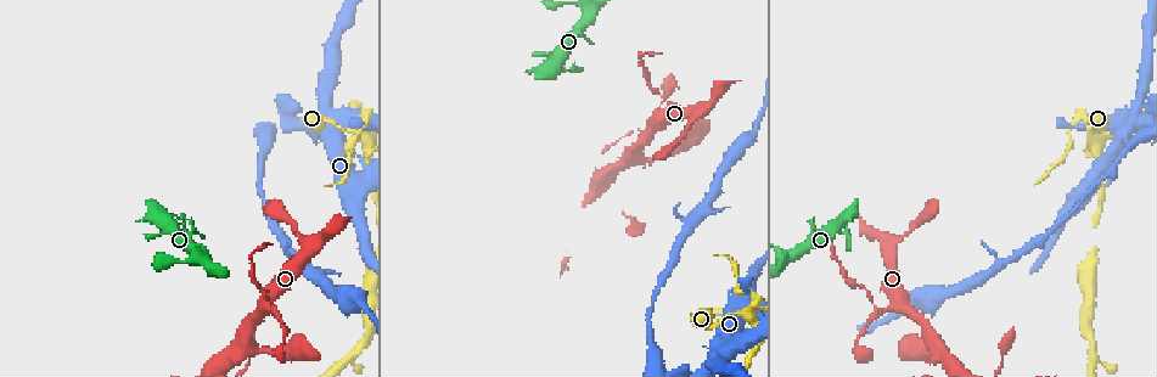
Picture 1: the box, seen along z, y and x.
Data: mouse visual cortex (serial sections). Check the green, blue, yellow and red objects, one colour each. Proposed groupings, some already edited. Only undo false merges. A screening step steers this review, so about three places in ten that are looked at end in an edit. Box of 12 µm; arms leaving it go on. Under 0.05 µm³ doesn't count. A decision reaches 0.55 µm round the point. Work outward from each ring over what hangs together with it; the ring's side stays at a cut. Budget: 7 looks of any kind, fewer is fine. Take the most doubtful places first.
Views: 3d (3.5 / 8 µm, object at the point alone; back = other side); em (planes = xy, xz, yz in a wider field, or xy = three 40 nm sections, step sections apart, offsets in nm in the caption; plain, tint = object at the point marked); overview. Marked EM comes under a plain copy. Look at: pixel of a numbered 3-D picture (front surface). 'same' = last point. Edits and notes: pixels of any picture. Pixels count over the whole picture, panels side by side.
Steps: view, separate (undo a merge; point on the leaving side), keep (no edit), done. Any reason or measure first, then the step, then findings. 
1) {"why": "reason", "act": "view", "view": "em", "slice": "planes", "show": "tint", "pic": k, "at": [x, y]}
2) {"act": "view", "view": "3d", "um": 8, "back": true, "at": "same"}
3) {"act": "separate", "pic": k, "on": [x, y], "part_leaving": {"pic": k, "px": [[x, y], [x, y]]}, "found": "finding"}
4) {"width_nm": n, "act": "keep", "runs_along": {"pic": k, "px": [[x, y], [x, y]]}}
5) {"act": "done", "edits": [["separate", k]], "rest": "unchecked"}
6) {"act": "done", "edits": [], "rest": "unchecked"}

{"why": "abrupt turn", "act": "view", "view": "3d", "um": 3.5, "back": true, "pic": 1, "at": [274, 311]}

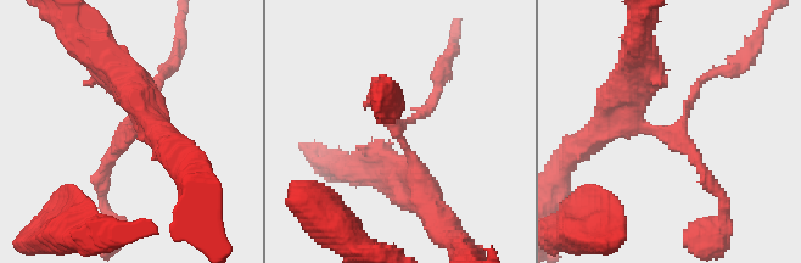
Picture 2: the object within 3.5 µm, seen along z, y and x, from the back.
{"act": "view", "view": "em", "slice": "planes", "show": "tint", "pic": 2, "at": [676, 130]}

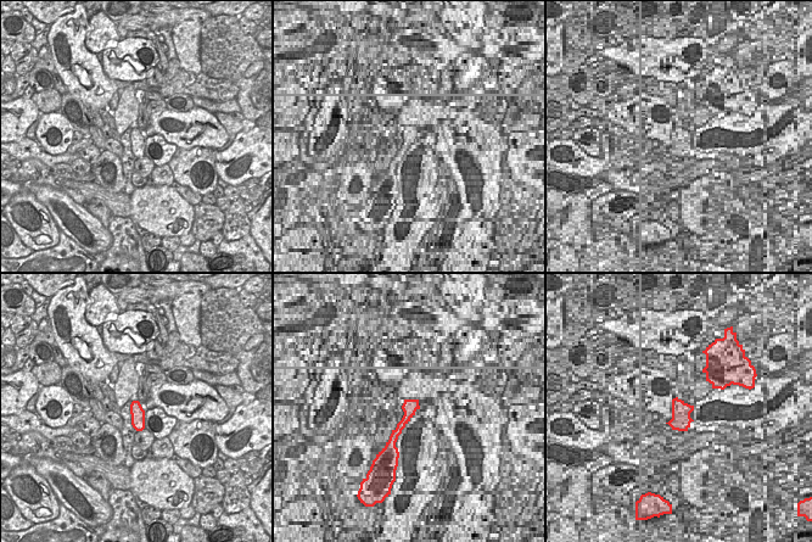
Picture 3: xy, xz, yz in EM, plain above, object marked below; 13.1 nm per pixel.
{"width_nm": 190, "act": "separate", "pic": 2, "on": [430, 102], "part_leaving": {"pic": 2, "px": [[410, 122], [437, 94], [452, 52]]}, "found": "two cells meet here"}

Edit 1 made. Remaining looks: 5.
{"why": "arms part here", "act": "view", "view": "em", "slice": "xy", "step": 2, "show": "tint", "pic": 1, "at": [745, 312]}

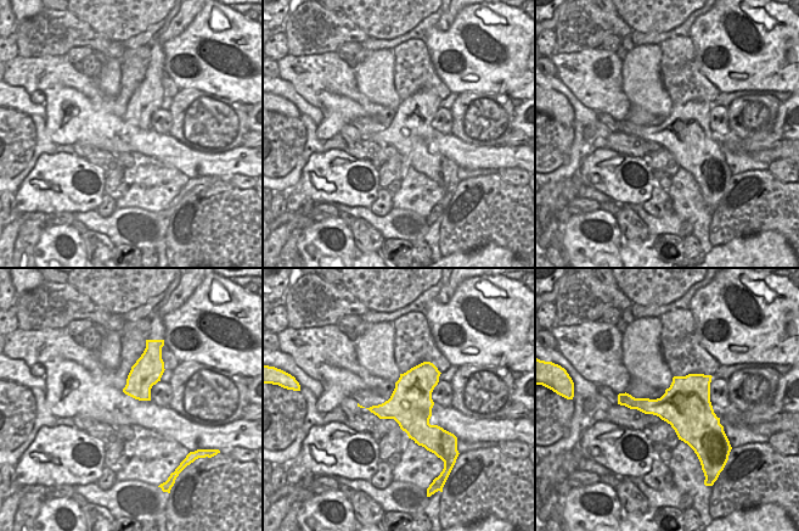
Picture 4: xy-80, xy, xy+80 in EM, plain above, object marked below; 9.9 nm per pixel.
{"why": "see where the arms go", "act": "view", "view": "3d", "um": 3.5, "at": "same"}

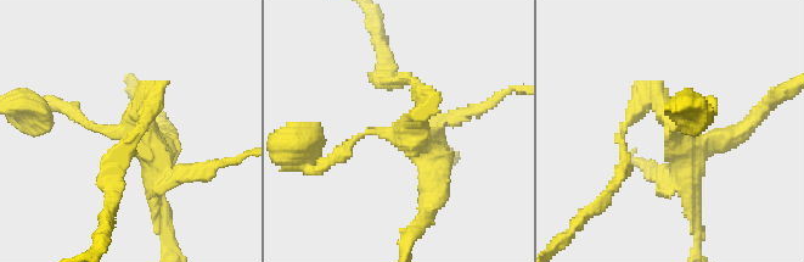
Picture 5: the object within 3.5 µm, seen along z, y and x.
{"act": "keep", "found": "one cell here"}

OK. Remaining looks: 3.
{"why": "abrupt turn", "act": "view", "view": "3d", "um": 8, "pic": 1, "at": [169, 220]}

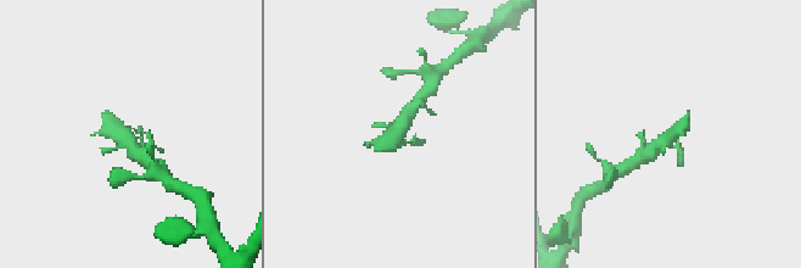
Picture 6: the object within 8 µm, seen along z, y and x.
{"why": "closer look", "act": "view", "view": "3d", "um": 3.5, "pic": 6, "at": [393, 139]}

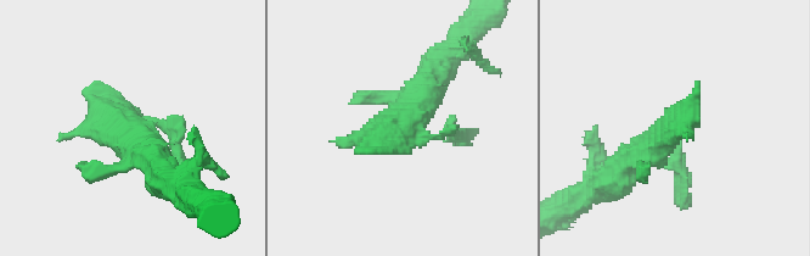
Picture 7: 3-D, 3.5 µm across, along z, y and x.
{"act": "keep", "runs_along": {"pic": 7, "px": [[612, 181], [681, 121], [696, 83]]}, "found": "continuous, no second cell"}

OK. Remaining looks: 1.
{"act": "done", "edits": [["separate", 2]], "rest": "unchecked"}

